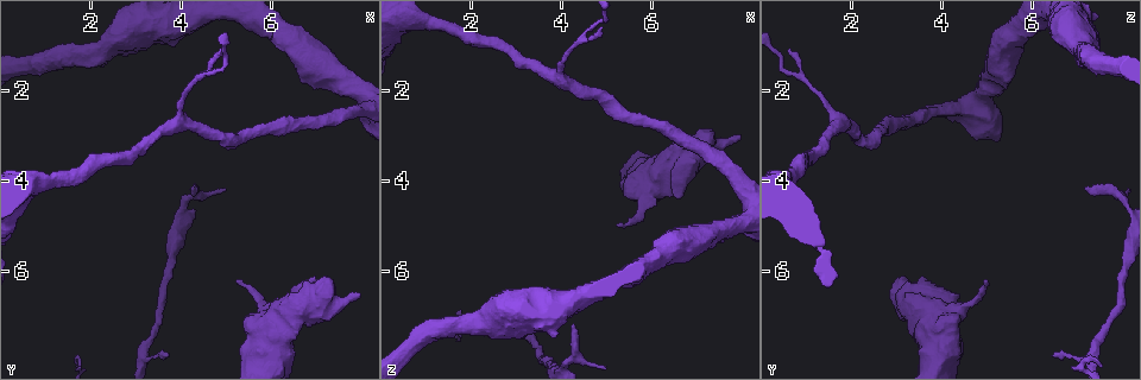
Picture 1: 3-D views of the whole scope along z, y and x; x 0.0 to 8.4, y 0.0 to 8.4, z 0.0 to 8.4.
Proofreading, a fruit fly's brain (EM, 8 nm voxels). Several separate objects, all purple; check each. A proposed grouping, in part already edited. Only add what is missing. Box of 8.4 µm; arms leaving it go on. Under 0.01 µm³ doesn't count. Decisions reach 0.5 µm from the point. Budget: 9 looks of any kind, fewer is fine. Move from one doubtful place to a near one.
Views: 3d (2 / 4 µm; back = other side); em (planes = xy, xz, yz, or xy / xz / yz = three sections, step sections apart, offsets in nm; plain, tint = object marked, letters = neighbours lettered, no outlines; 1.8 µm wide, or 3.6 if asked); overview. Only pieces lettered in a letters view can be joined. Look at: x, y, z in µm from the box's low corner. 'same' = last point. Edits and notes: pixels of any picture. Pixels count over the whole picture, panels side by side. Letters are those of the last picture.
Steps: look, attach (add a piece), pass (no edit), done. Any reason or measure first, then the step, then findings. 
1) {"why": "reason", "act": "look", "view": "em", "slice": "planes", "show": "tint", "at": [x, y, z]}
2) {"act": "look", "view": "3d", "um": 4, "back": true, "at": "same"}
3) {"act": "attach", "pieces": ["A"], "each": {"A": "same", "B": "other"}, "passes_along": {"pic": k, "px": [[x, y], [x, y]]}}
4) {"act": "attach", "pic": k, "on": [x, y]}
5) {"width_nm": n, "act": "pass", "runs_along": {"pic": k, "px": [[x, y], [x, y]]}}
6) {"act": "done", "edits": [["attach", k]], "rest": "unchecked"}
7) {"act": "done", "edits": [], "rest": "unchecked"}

{"act": "look", "view": "em", "slice": "planes", "show": "plain", "at": [5.20, 6.20, 4.95]}

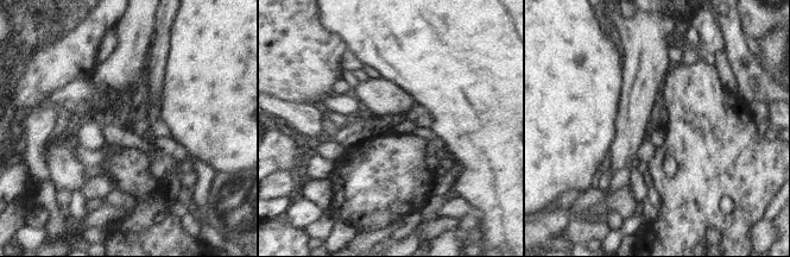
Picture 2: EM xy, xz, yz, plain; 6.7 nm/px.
{"why": "what lies round it", "act": "look", "view": "em", "slice": "planes", "show": "letters", "at": "same"}

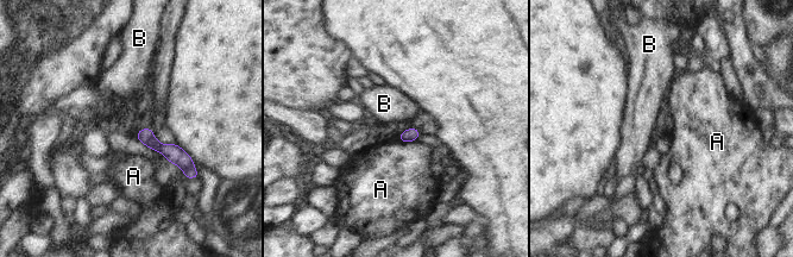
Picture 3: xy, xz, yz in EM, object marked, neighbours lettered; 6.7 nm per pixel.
{"act": "pass", "each": {"A": "other", "B": "other"}, "found": "no lettered piece goes on from it"}

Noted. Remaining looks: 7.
{"why": "free end", "act": "look", "view": "3d", "um": 2, "at": [4.25, 4.20, 7.15]}

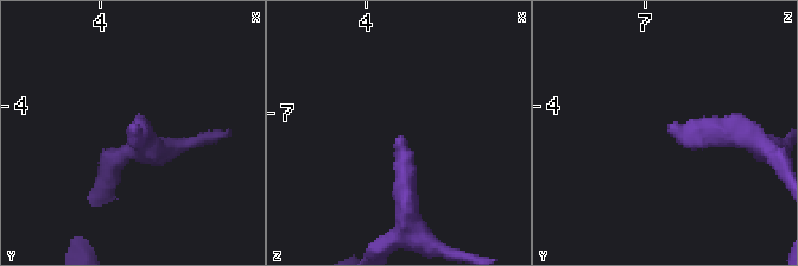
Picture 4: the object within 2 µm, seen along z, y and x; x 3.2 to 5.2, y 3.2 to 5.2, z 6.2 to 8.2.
{"why": "shape alone is not enough", "act": "look", "view": "em", "slice": "xz", "step": 16, "show": "letters", "at": [4.26, 4.16, 7.16]}

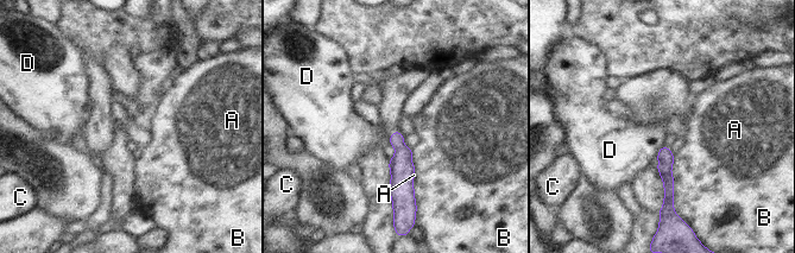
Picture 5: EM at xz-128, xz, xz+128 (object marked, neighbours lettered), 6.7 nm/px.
{"width_nm": 100, "act": "pass", "each": {"A": "other", "B": "other", "C": "other", "D": "other"}, "border": {"pic": 5, "px": [[663, 145], [656, 156]]}, "found": "none of them fits"}

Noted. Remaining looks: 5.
{"why": "branch stops here", "act": "look", "view": "3d", "um": 4, "at": [7.95, 6.55, 2.95]}

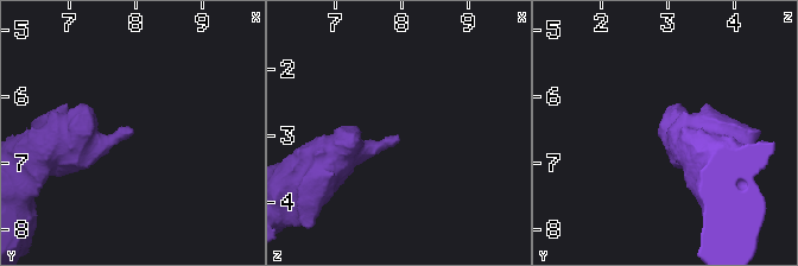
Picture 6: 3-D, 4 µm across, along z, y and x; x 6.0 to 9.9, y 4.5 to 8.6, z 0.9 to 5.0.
{"act": "look", "view": "em", "slice": "xy", "step": 4, "show": "letters", "at": [7.95, 6.50, 3.00]}

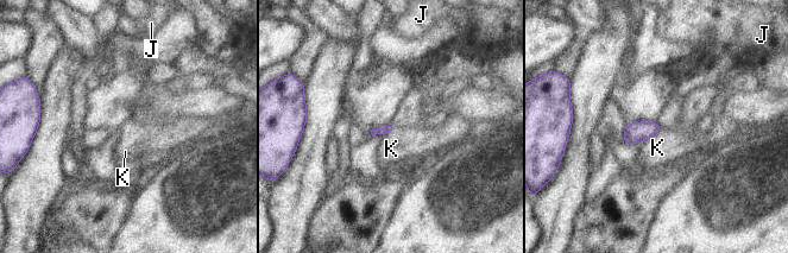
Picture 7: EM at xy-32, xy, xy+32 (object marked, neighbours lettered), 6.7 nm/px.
{"act": "look", "view": "em", "slice": "planes", "show": "letters", "at": "same"}

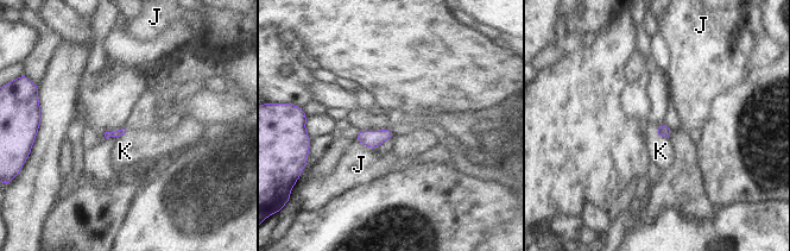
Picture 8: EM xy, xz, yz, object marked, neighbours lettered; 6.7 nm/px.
{"act": "pass", "each": {"J": "other", "K": "other"}, "border": {"pic": 8, "px": [[655, 132], [668, 139]]}, "found": "none of them fits"}

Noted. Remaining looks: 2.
{"why": "free end", "act": "look", "view": "3d", "um": 4, "at": [4.90, 1.10, 0.65]}

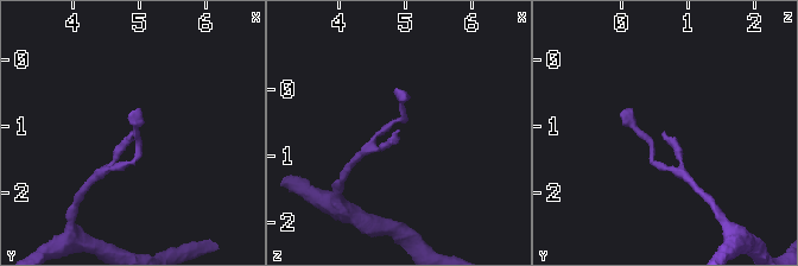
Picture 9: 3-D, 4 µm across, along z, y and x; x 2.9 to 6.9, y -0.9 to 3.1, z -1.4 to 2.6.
{"why": "shape alone is not enough", "act": "look", "view": "em", "slice": "planes", "show": "letters", "at": [4.95, 1.15, 0.60]}

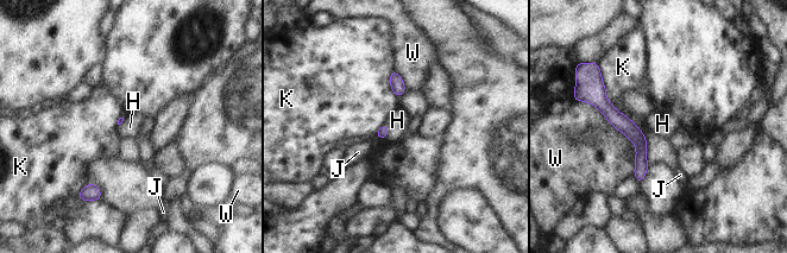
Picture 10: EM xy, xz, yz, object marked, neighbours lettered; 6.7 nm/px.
{"act": "attach", "pic": 10, "on": [397, 120], "each": {"H": "same", "J": "other", "K": "other", "W": "other"}, "found": "the neuron continues"}

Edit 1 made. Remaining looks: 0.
{"act": "done", "edits": [["attach", 10]], "rest": "unchecked"}

